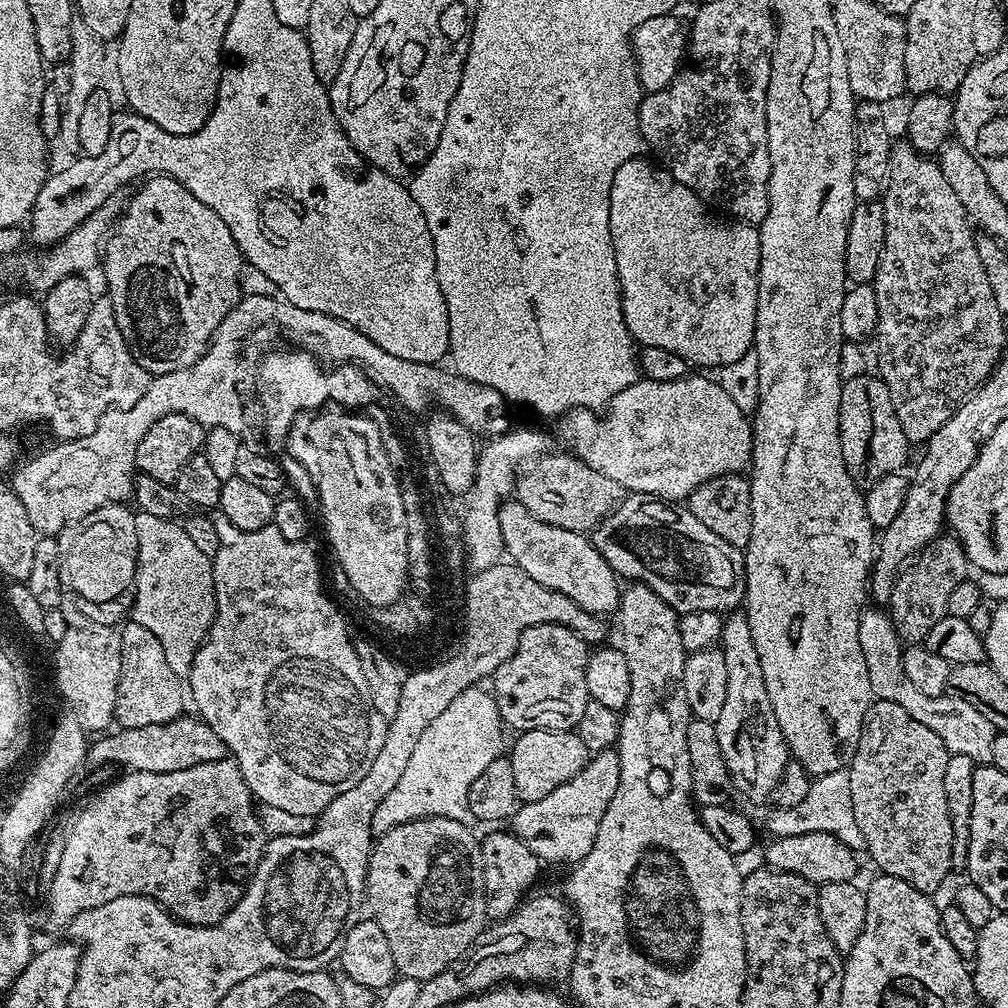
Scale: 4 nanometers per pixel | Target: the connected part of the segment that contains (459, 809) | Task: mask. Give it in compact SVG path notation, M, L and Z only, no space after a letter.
M483 687L468 688L444 712L441 719L430 722L418 738L418 746L406 765L398 784L378 806L372 819L377 833L388 832L394 826L427 816L441 816L468 824L473 819L470 810L470 786L474 778L490 766L505 751L506 725L500 718L495 695L483 692Z

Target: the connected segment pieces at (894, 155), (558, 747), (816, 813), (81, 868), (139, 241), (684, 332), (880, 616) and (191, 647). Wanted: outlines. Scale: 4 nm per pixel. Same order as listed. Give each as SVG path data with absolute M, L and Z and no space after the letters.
M900 138L890 150L888 183L882 193L886 234L878 262L876 279L871 286L876 295L878 318L876 335L876 368L880 381L890 390L894 414L913 445L923 445L946 423L956 405L980 387L992 375L996 361L1005 351L1006 318L994 302L990 278L978 258L977 233L968 219L958 194L942 174L931 155L919 152L907 139Z
M530 730L529 732L519 733L515 737L517 740L510 744L510 759L514 766L514 784L523 803L538 802L550 794L550 790L558 790L562 782L570 782L574 774L578 774L587 766L590 753L586 742L575 731L555 732L554 730Z
M847 769L832 771L830 774L815 777L810 793L805 800L795 806L773 807L766 818L766 826L773 837L793 837L802 833L830 833L838 837L847 848L855 852L865 849L865 839L858 824L854 822L850 797L850 776Z
M225 758L191 764L186 770L128 770L120 775L124 776L98 789L85 802L72 829L63 837L60 846L69 860L61 864L59 876L47 881L46 888L52 891L52 913L47 923L56 928L71 925L80 912L123 896L149 896L182 924L218 923L242 898L270 839L242 770L235 760Z
M156 174L140 186L111 229L104 246L102 273L108 283L106 299L112 304L118 330L122 330L130 354L152 376L161 376L194 366L202 358L222 320L242 299L240 271L246 268L246 261L234 242L234 234L230 234L230 226L206 202L198 202L182 182Z
M637 158L622 162L622 166L618 166L618 174L614 174L614 186L610 186L610 238L614 246L614 262L618 266L618 278L620 279L620 305L622 306L622 314L626 318L626 326L630 330L632 339L637 345L649 348L650 346L658 346L658 350L670 350L670 354L678 354L678 358L682 358L690 366L698 367L700 370L708 370L704 368L713 368L719 370L727 366L728 363L737 362L743 355L751 353L754 345L754 326L756 325L756 311L758 310L758 270L760 269L760 229L755 224L746 224L743 222L727 222L728 224L720 224L721 217L715 211L710 210L709 205L698 198L698 194L694 194L692 188L687 188L682 182L678 182L667 170L663 167L651 164L645 158Z
M868 606L860 613L860 633L858 642L862 646L862 658L866 658L866 670L870 674L870 690L876 700L898 702L910 718L922 722L922 726L930 726L938 738L948 747L951 754L966 754L977 766L984 766L991 761L994 750L996 727L986 719L970 702L962 702L962 698L951 694L931 696L922 694L914 682L906 675L902 666L904 648L896 627L892 625L892 617L887 611L876 606Z
M137 511L136 517L136 533L138 534L138 558L136 559L136 583L134 585L134 593L136 597L132 600L131 619L139 622L142 626L146 626L146 630L150 630L150 634L154 634L154 638L158 638L158 642L162 642L162 650L166 653L166 662L174 669L174 674L178 674L181 682L187 681L194 654L200 649L200 643L204 641L208 634L208 627L211 626L213 618L216 616L216 595L214 594L214 578L212 577L212 562L206 555L202 554L198 547L194 546L193 540L186 534L186 530L179 523L167 520L167 515L157 514L156 512Z

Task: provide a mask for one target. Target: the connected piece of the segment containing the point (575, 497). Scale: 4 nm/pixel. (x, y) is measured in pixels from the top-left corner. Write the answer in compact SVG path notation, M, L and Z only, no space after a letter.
M549 451L537 456L527 465L528 473L517 479L514 484L514 496L534 518L550 522L550 526L562 526L562 530L574 530L585 534L591 533L623 502L625 490L614 478L598 474L586 462L574 454Z

